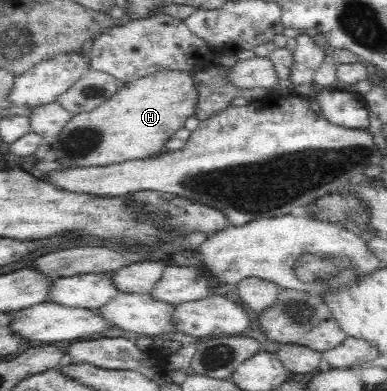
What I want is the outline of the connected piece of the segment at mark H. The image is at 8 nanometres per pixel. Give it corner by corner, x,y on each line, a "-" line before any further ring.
158,71
129,81
99,107
90,112
72,114
65,127
52,139
48,159
67,168
107,166
125,161
146,159
165,151
166,141
184,126
185,120
194,115
194,105
198,100
198,91
194,85
192,71

